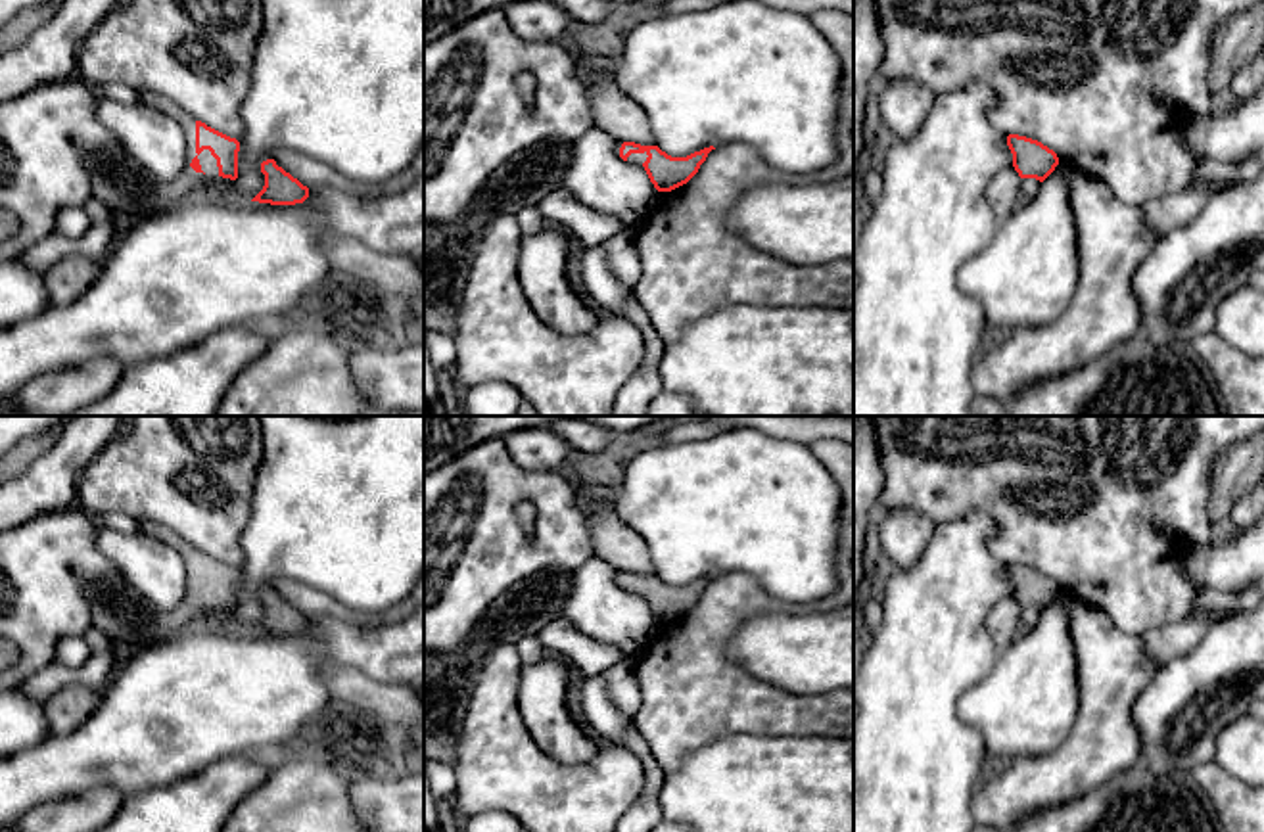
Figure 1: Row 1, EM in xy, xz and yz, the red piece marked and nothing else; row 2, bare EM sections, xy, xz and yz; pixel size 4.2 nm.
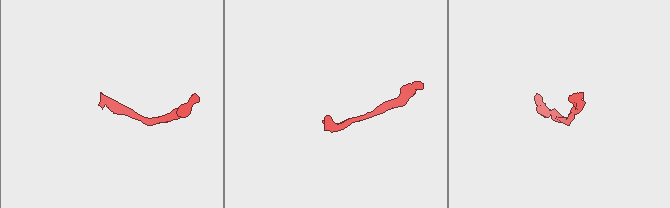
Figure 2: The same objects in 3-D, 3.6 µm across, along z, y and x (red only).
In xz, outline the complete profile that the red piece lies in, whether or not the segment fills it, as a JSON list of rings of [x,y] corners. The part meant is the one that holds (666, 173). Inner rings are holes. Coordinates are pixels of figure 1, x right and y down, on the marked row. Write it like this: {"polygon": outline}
{"polygon": [[[616,142],[616,155],[631,165],[643,167],[658,192],[671,192],[687,184],[712,150],[715,148],[704,148],[687,157],[671,157],[658,146]]]}

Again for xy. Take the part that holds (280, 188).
{"polygon": [[[274,159],[263,161],[261,173],[265,174],[265,186],[251,201],[295,205],[309,197],[309,188],[278,167]]]}

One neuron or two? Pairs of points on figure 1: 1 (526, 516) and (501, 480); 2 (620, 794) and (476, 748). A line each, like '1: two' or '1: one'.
1: two
2: one

